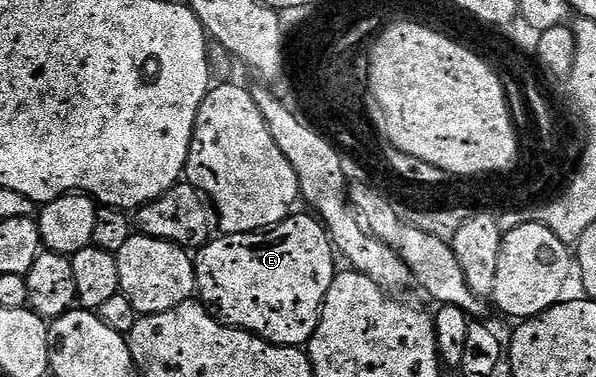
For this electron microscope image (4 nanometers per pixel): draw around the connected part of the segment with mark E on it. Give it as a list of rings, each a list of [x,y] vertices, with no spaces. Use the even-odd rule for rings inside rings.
[[[291,213],[290,217],[269,230],[254,234],[222,234],[211,237],[194,258],[194,280],[199,299],[221,321],[248,330],[277,346],[305,347],[318,327],[322,305],[328,296],[336,267],[336,251],[325,226],[313,213]]]

